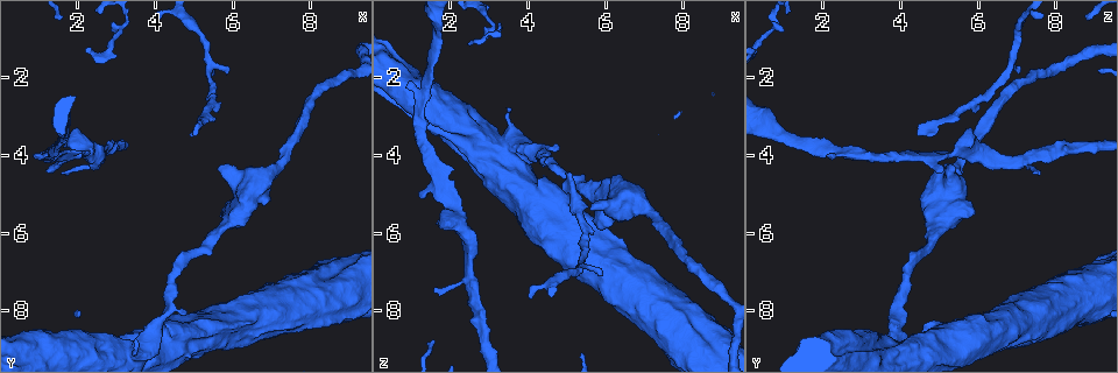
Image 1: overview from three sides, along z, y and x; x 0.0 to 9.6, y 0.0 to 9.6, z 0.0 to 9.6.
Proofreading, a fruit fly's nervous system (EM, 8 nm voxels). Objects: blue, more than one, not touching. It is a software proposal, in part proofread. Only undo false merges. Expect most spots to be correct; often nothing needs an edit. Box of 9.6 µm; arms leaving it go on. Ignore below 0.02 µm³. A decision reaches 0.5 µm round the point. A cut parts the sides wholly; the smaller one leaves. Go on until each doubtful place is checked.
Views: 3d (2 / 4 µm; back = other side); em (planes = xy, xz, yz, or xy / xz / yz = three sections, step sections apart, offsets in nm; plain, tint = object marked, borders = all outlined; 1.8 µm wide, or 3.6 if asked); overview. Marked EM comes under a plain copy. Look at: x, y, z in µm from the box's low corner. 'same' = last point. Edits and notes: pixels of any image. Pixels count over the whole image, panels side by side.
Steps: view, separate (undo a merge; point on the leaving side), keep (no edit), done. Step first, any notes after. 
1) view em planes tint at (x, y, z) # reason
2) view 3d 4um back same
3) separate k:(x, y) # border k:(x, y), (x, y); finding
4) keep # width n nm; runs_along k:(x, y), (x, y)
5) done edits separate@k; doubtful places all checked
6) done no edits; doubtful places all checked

view 3d 2um at (2.00, 4.05, 5.05) # thick turns thin

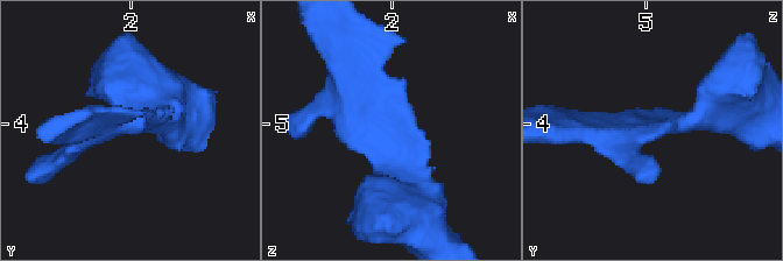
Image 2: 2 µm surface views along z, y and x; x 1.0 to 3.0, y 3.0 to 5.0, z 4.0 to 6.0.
view em xy step 16 tint at (1.96, 4.00, 5.10)

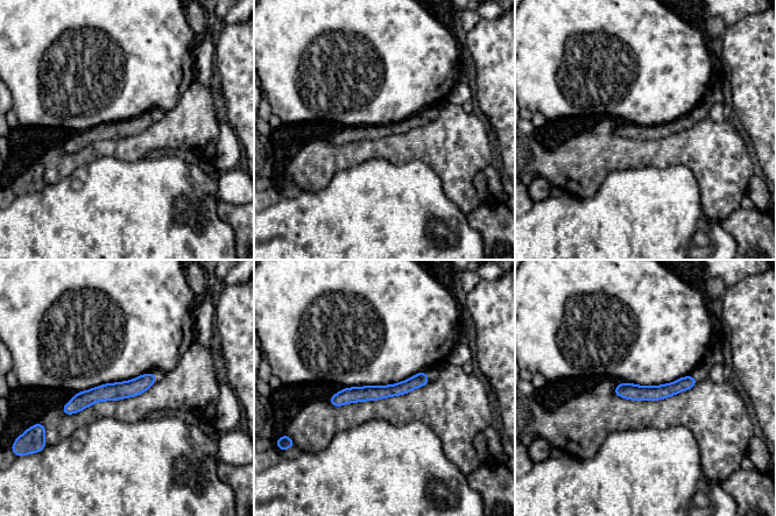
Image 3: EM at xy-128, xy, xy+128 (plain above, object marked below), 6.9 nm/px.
keep # width 110 nm; one neuron here

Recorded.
view em 3.6um yz step 8 tint at (3.65, 9.05, 3.85) # sudden change in width

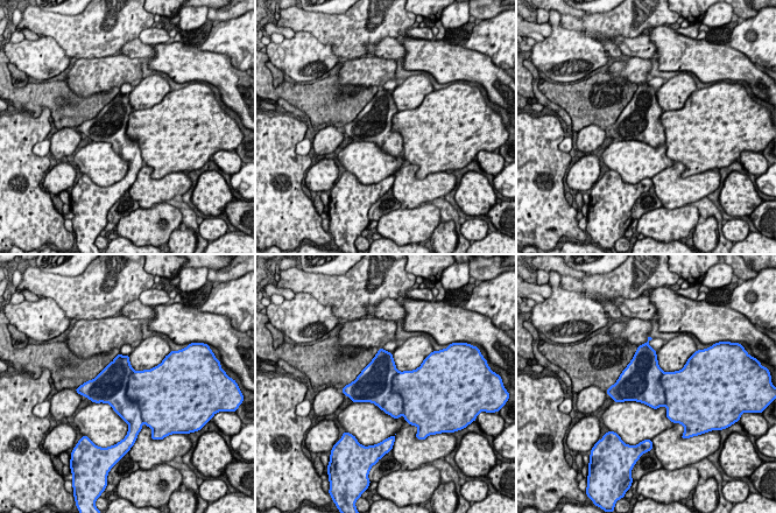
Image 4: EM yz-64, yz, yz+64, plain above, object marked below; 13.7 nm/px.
view em 3.6um xy step 4 borders same # another direction

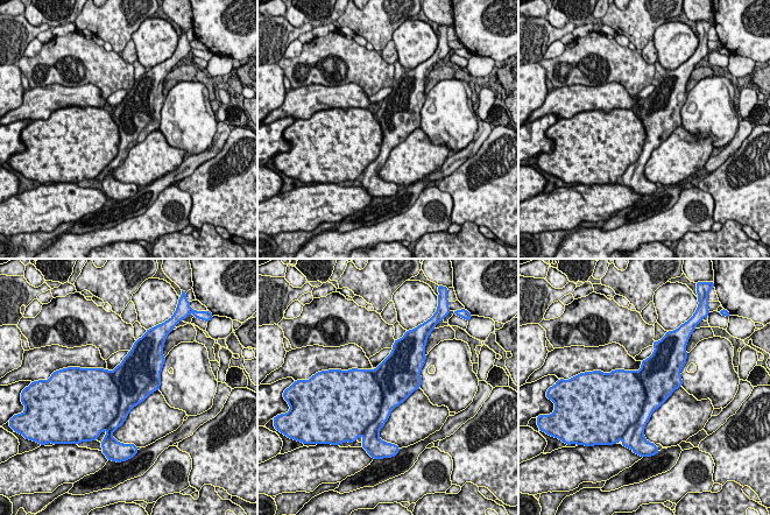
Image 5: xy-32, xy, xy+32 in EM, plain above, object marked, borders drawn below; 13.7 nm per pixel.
separate 5:(395, 387) # border 5:(374, 371), (381, 409), (369, 425); a second neuron is stuck on

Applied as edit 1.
done edits separate@5; doubtful places all checked

